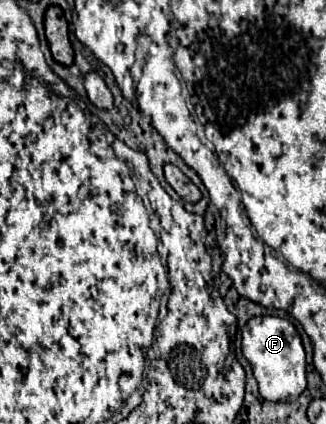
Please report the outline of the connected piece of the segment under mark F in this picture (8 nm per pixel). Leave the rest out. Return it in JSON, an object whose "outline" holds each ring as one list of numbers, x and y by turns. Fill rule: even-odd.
{"outline":[[253,317,241,331,241,351,253,367,259,393,267,401,297,401,305,391,305,349,295,325,283,317]]}

